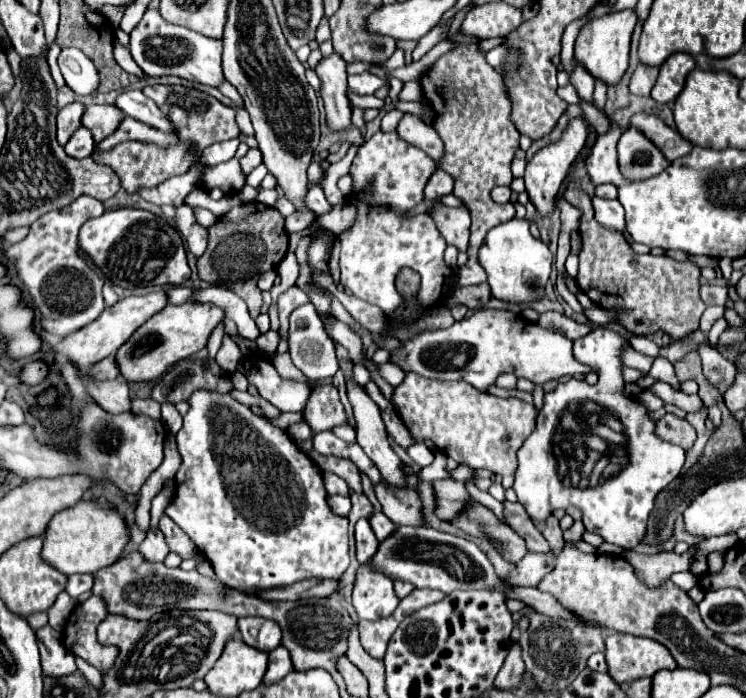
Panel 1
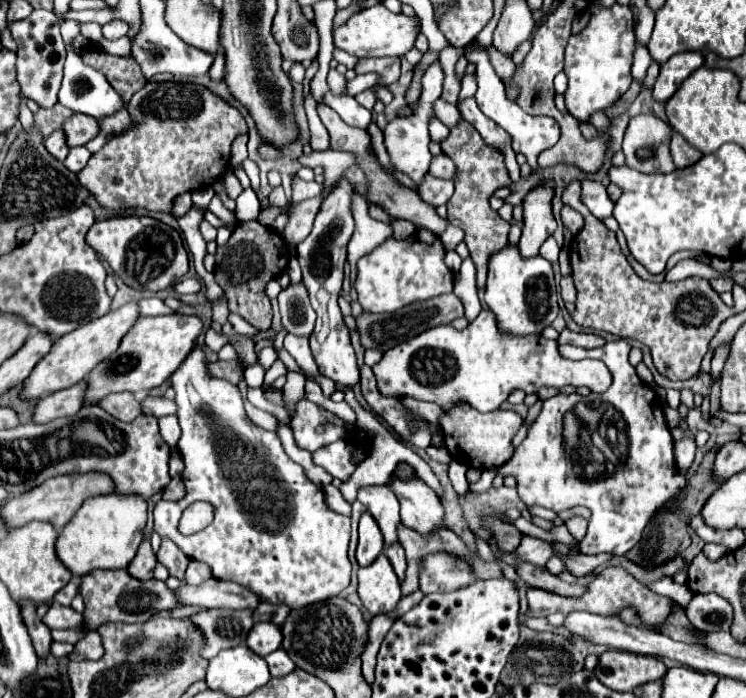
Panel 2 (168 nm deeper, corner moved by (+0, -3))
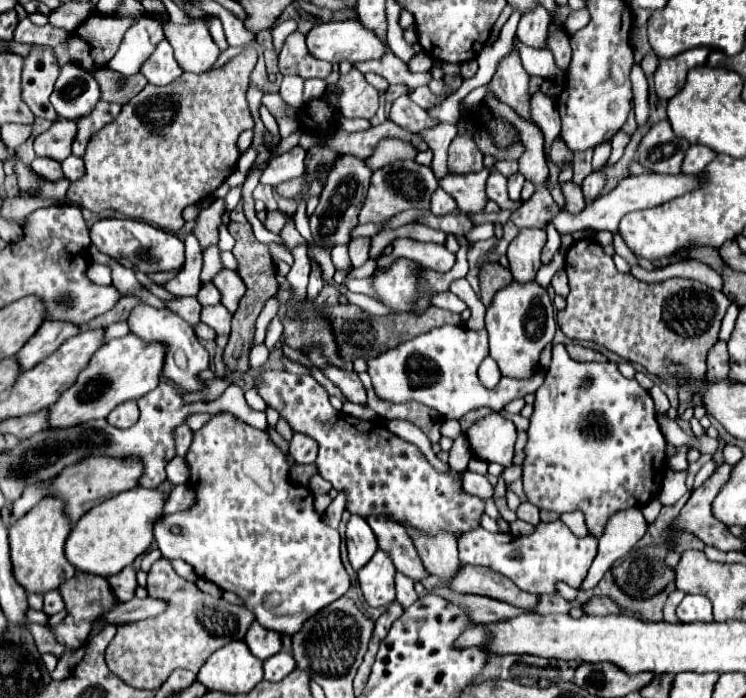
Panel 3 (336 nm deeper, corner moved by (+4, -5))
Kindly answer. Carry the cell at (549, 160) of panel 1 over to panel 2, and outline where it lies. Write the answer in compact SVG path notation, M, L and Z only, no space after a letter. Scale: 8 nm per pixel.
M553 185L539 187L525 197L523 233L517 245L523 259L539 255L539 247L557 229L557 221L553 219L551 213L551 199L553 199Z

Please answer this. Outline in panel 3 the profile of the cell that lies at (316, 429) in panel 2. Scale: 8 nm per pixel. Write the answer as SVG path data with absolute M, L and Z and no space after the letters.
M293 433L289 453L297 463L313 463L317 459L317 443L303 433Z

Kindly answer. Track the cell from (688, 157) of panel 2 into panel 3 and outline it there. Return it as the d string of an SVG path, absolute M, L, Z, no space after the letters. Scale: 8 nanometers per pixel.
M691 145L685 153L685 161L681 163L681 173L685 175L697 175L701 169L715 157L717 153L707 149L705 145Z

